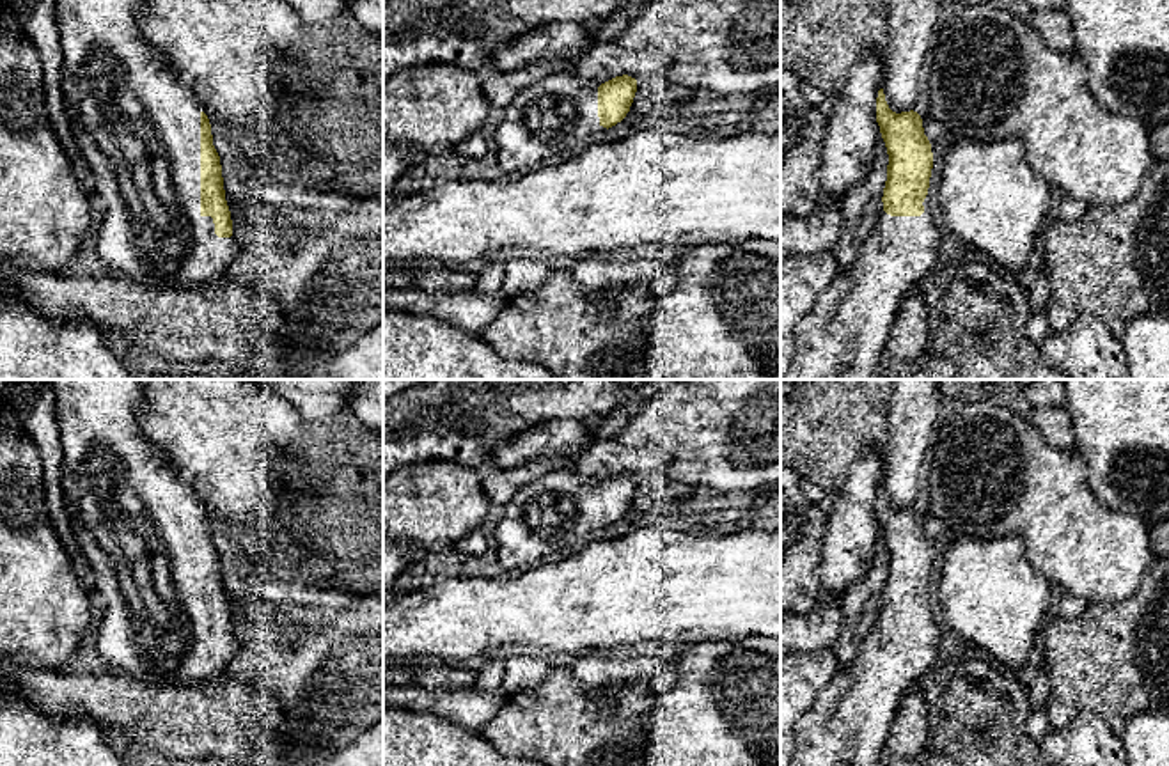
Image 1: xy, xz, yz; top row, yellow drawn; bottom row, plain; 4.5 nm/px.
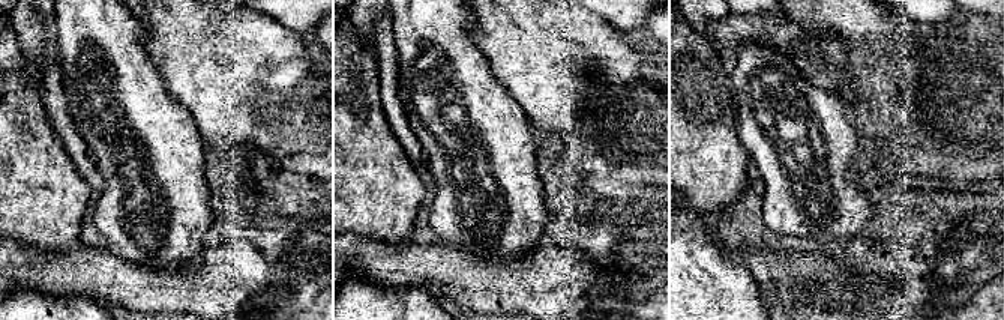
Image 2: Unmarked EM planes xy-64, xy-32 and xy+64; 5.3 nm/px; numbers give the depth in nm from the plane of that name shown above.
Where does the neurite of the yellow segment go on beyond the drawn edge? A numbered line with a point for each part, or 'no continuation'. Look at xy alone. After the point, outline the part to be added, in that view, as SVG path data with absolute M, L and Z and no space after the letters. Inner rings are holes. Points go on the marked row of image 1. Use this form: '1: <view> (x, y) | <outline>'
1: xy (137, 128) | M55 0L62 46L64 110L78 154L94 176L94 193L105 204L98 229L98 255L115 275L140 285L169 287L174 275L181 287L200 284L200 105L179 83L176 71L138 30L142 0Z

